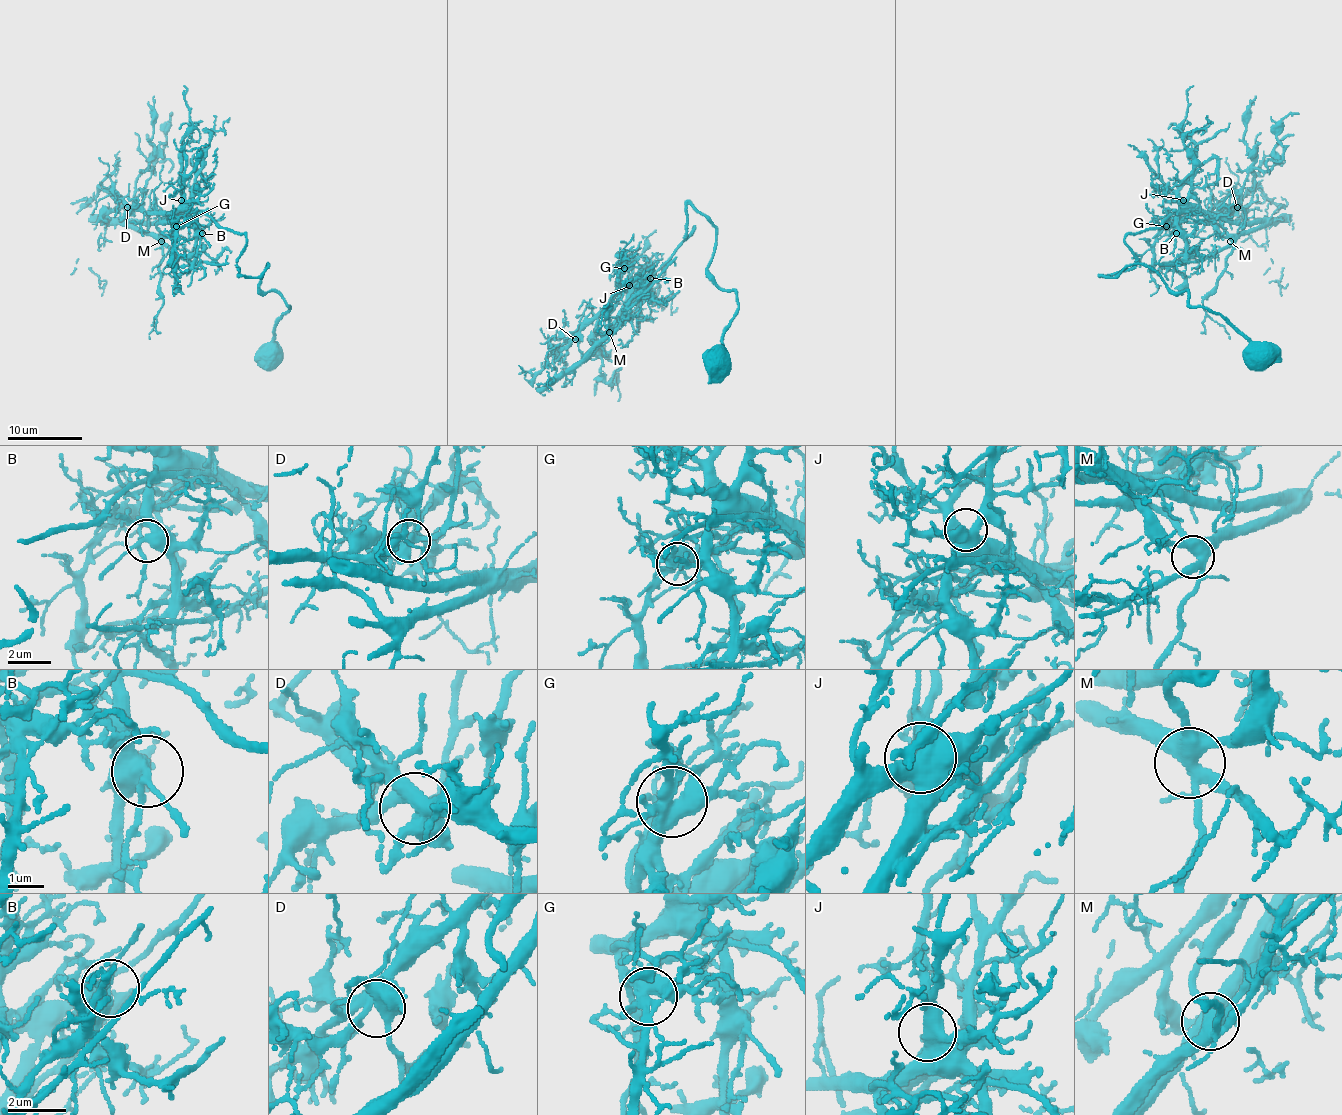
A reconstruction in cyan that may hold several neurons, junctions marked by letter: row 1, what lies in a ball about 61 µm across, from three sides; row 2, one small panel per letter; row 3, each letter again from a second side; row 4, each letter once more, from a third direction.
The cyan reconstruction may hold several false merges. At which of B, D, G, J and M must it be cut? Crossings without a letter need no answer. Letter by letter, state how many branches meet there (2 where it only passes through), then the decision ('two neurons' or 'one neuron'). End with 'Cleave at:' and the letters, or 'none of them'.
B: 4 branches meet; one neuron
D: 5 branches meet; one neuron
G: 6 branches meet; two neurons
J: 3 branches meet; one neuron
M: 6 branches meet; one neuron
Cleave at: G

